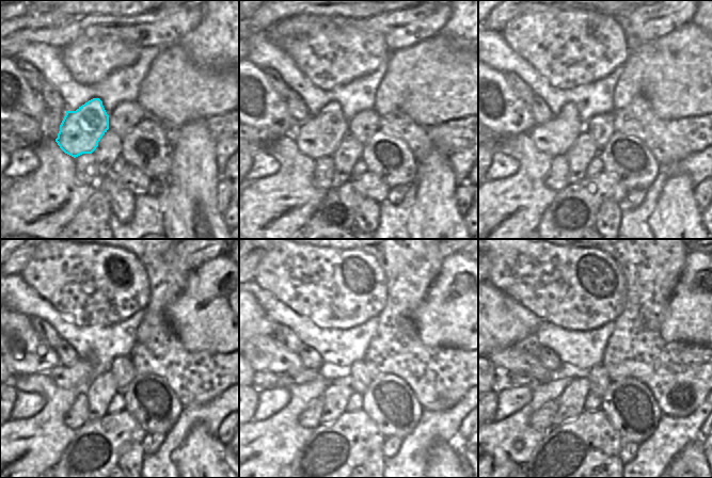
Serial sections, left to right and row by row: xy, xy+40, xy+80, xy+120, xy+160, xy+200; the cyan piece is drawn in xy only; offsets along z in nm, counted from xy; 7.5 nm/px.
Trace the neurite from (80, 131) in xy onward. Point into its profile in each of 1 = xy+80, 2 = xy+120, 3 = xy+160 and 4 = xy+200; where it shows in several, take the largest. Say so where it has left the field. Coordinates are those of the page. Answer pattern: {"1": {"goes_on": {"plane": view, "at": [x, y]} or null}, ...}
{"1": {"goes_on": {"plane": "xy+80", "at": [554, 138]}}, "2": {"goes_on": {"plane": "xy+120", "at": [78, 376]}}, "3": {"goes_on": {"plane": "xy+160", "at": [305, 376]}}, "4": {"goes_on": {"plane": "xy+200", "at": [515, 379]}}}

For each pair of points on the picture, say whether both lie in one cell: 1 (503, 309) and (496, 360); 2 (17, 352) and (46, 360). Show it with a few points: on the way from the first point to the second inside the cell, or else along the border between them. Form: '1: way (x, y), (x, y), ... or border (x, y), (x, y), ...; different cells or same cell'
1: border (513, 345), (493, 351), (489, 355); different cells
2: way (25, 355), (33, 355), (38, 361); same cell

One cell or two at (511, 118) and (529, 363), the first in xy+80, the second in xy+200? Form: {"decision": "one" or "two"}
{"decision": "one"}

